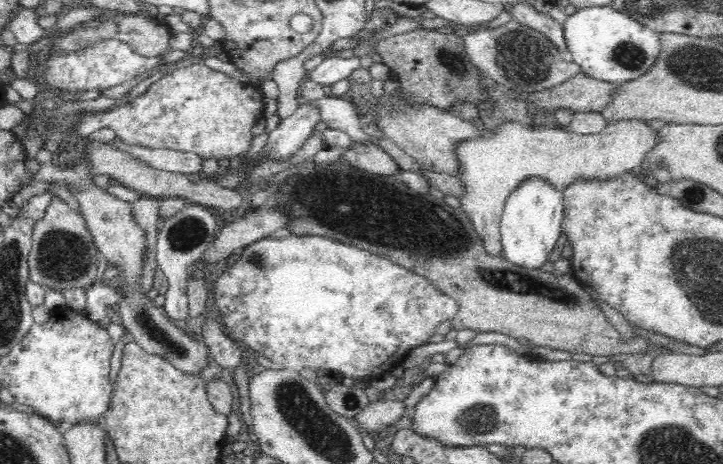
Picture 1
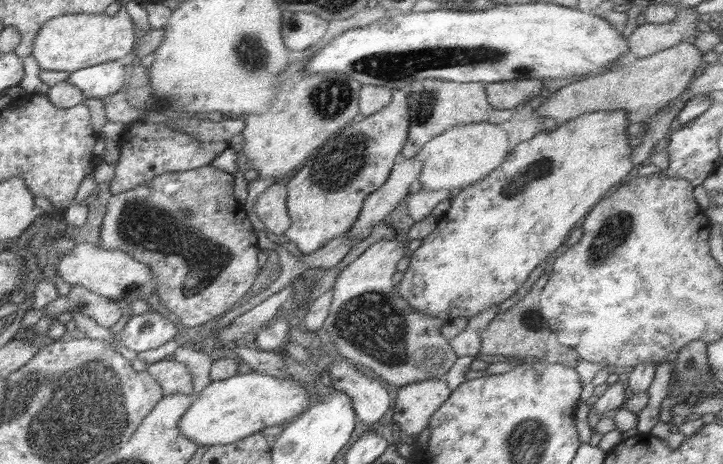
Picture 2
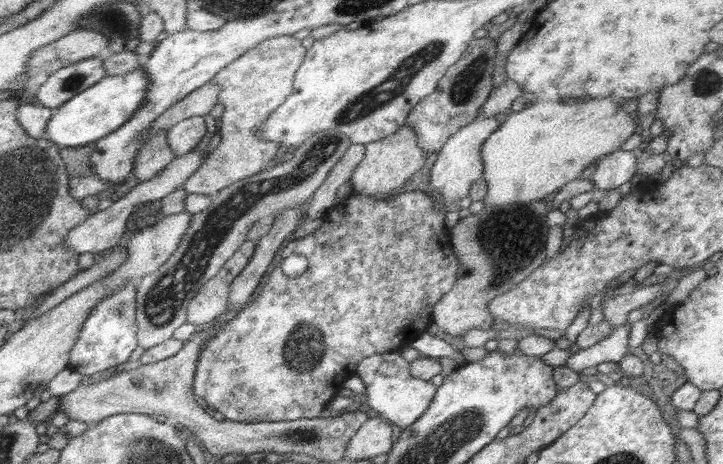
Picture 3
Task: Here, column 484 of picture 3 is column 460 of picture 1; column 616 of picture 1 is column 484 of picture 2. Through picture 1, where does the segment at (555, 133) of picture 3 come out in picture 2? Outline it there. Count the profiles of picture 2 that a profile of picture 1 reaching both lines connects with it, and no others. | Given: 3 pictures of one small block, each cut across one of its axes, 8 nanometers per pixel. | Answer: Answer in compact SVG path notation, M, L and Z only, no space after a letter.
M483 123L458 125L429 140L416 154L415 160L422 162L418 180L422 189L454 190L468 187L489 175L507 157L507 127Z

